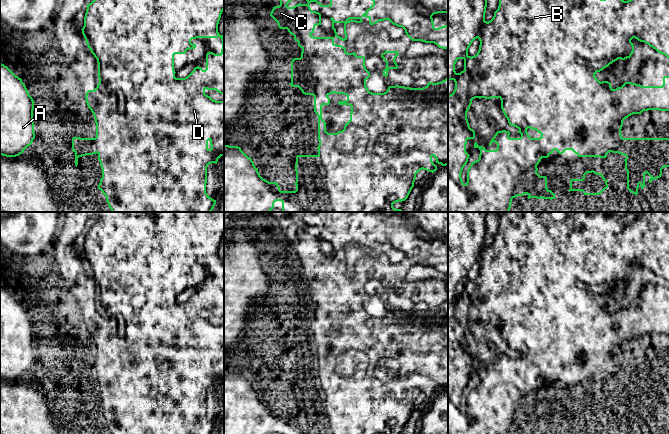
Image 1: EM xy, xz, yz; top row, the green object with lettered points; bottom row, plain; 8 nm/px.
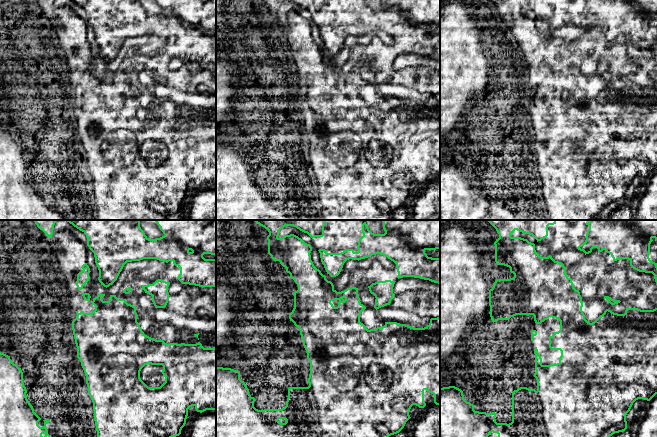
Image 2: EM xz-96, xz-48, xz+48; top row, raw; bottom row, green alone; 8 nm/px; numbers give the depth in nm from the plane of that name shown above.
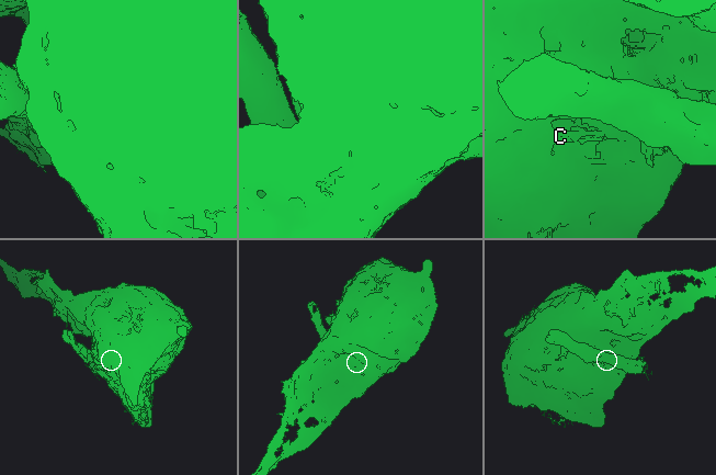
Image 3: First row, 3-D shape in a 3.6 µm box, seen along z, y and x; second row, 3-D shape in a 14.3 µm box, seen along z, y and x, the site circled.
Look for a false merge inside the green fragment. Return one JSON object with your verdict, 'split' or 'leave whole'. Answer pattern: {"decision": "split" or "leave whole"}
{"decision": "split"}

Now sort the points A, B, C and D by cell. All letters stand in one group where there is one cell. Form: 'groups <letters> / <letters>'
groups A / B C D

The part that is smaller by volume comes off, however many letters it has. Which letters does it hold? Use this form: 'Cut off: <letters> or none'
Cut off: A

